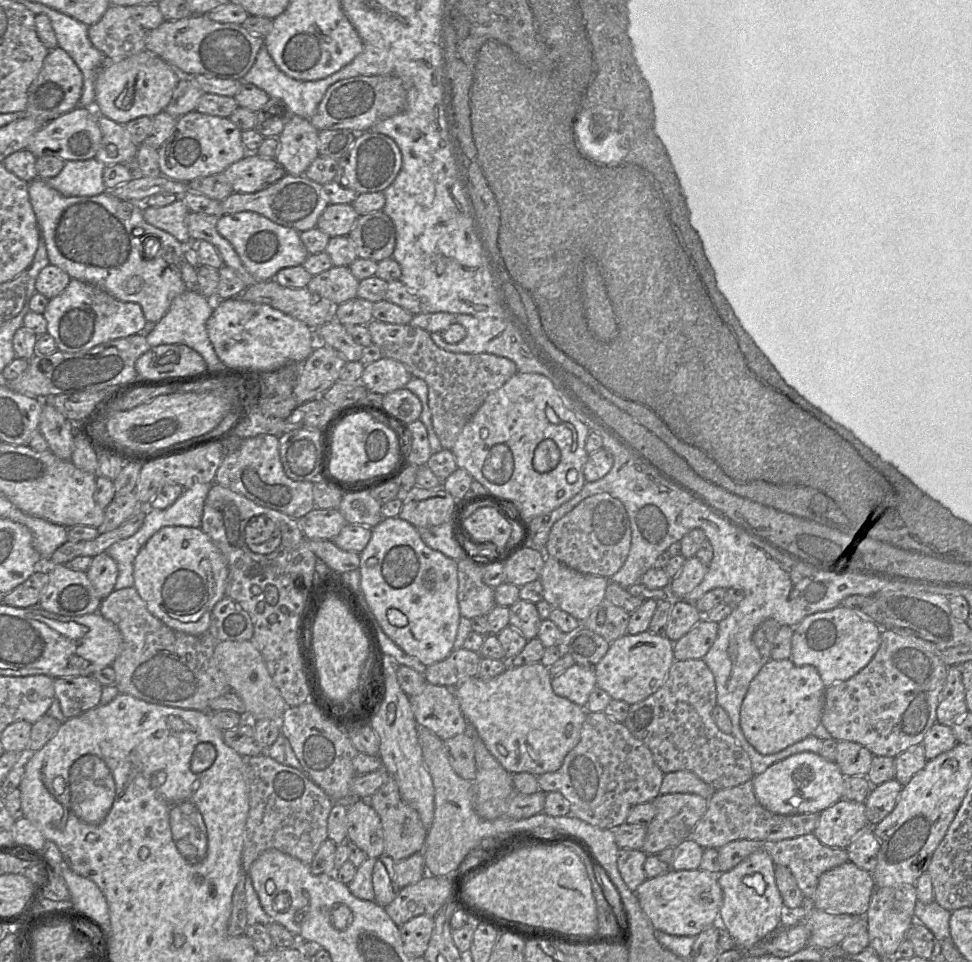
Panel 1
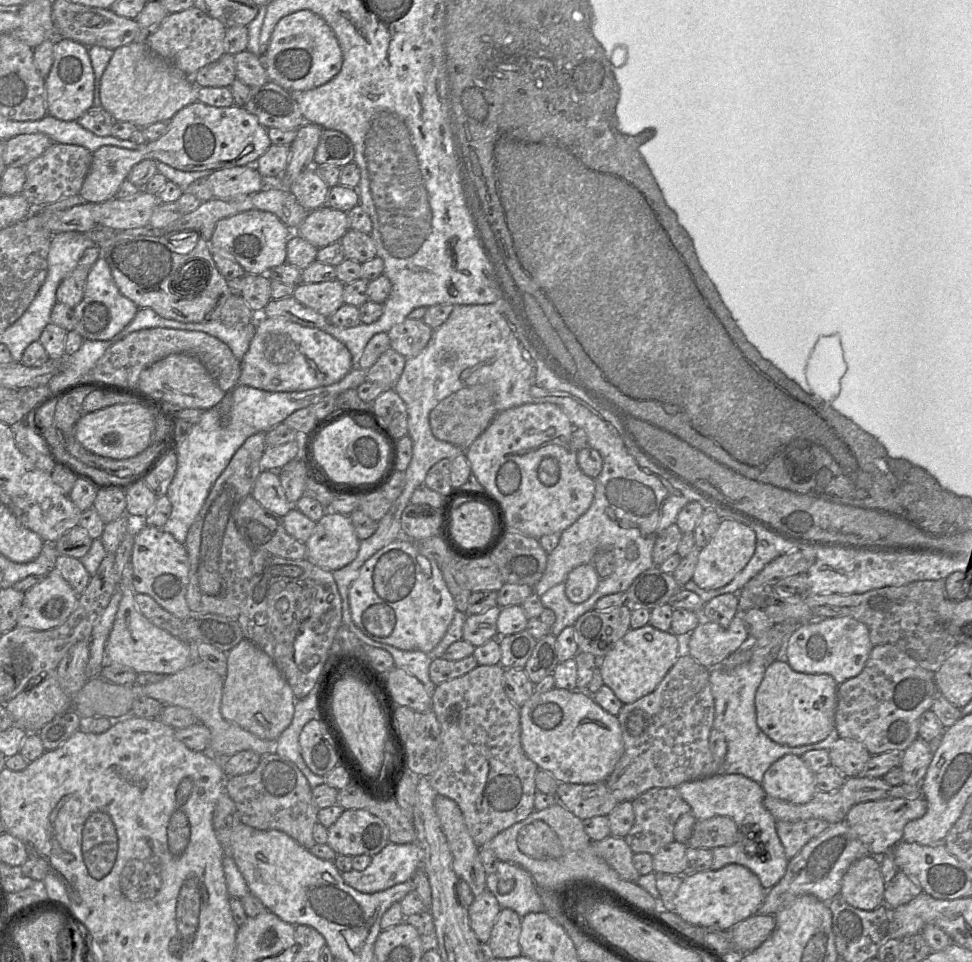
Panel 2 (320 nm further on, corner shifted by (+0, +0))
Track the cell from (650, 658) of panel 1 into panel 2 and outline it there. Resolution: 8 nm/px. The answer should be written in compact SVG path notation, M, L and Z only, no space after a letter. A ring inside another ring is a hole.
M647 624L630 629L614 647L599 660L604 685L608 686L623 704L631 704L653 692L680 656L677 636Z

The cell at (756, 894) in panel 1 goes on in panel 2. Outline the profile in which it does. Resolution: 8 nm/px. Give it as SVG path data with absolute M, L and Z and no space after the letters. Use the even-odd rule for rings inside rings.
M717 774L685 782L677 790L690 805L691 813L697 820L725 816L731 818L738 827L737 840L733 845L713 849L711 870L731 863L742 865L757 875L766 891L780 881L789 860L776 832L777 821L763 804L766 793L761 784L739 774Z

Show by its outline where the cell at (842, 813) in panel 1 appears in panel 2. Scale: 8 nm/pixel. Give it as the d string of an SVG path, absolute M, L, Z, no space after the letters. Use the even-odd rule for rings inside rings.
M924 798L874 800L853 806L847 813L845 822L868 848L869 854L880 857L886 852L891 851L896 844L903 840L905 825L912 820L921 818L926 811L927 801Z

